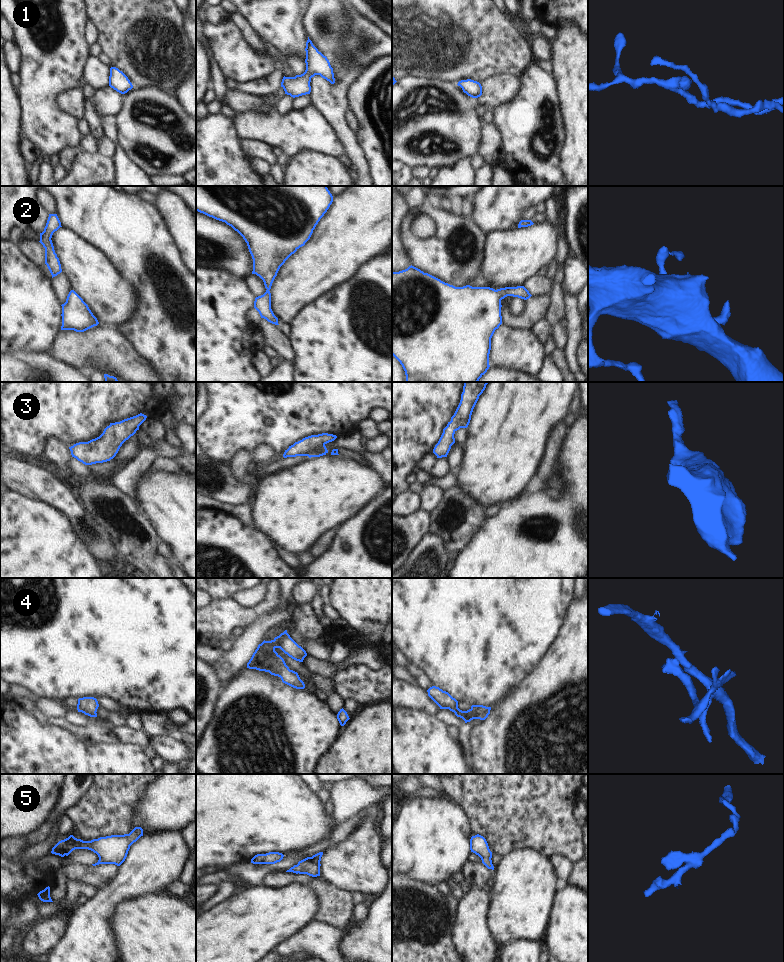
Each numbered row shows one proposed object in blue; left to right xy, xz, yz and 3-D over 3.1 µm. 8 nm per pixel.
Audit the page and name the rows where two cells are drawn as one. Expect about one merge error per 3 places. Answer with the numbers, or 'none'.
4

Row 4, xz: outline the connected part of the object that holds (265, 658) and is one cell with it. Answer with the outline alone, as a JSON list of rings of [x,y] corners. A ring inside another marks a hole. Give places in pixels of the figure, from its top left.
[[[276,639],[264,640],[253,653],[247,668],[269,672],[271,675],[280,677],[283,683],[293,688],[304,689],[305,684],[298,673],[289,669],[284,659],[275,651],[276,648],[279,648]]]

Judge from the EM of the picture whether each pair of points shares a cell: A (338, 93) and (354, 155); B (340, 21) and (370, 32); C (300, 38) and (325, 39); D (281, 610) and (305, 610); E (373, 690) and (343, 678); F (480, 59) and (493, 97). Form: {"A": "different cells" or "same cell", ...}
{"A": "same cell", "B": "different cells", "C": "different cells", "D": "different cells", "E": "same cell", "F": "different cells"}

